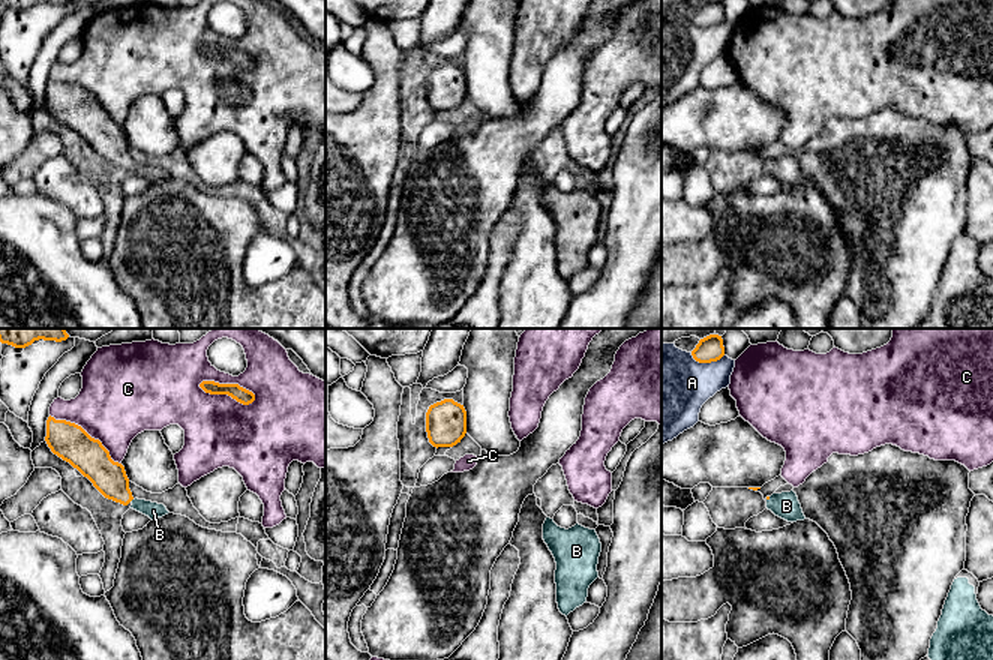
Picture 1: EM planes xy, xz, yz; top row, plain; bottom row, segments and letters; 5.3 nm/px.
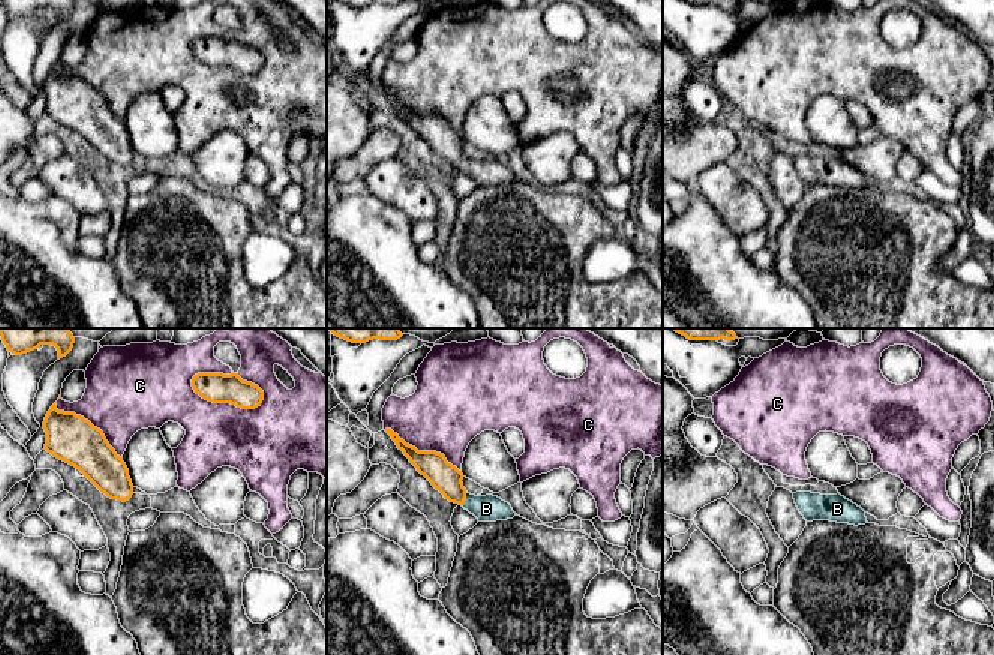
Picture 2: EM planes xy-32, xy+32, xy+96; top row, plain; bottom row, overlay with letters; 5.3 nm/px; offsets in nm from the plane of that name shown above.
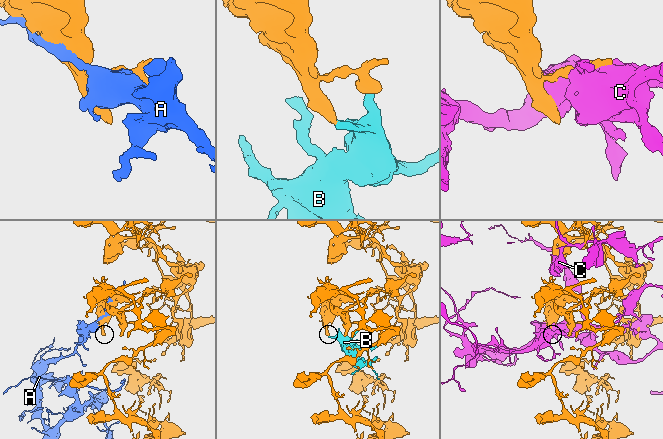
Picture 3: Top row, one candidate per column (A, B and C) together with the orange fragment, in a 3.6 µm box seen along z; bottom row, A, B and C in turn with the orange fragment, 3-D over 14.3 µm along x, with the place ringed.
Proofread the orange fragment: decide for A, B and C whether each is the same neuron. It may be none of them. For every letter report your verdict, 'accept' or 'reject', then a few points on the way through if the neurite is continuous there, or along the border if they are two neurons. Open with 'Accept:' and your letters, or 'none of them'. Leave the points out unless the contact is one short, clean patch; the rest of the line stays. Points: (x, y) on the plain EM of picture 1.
Accept: B
A: reject
B: accept | across xy (108, 141), (131, 164), (153, 174)
C: reject

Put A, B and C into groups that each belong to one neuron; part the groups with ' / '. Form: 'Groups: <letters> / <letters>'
Groups: A / B / C

